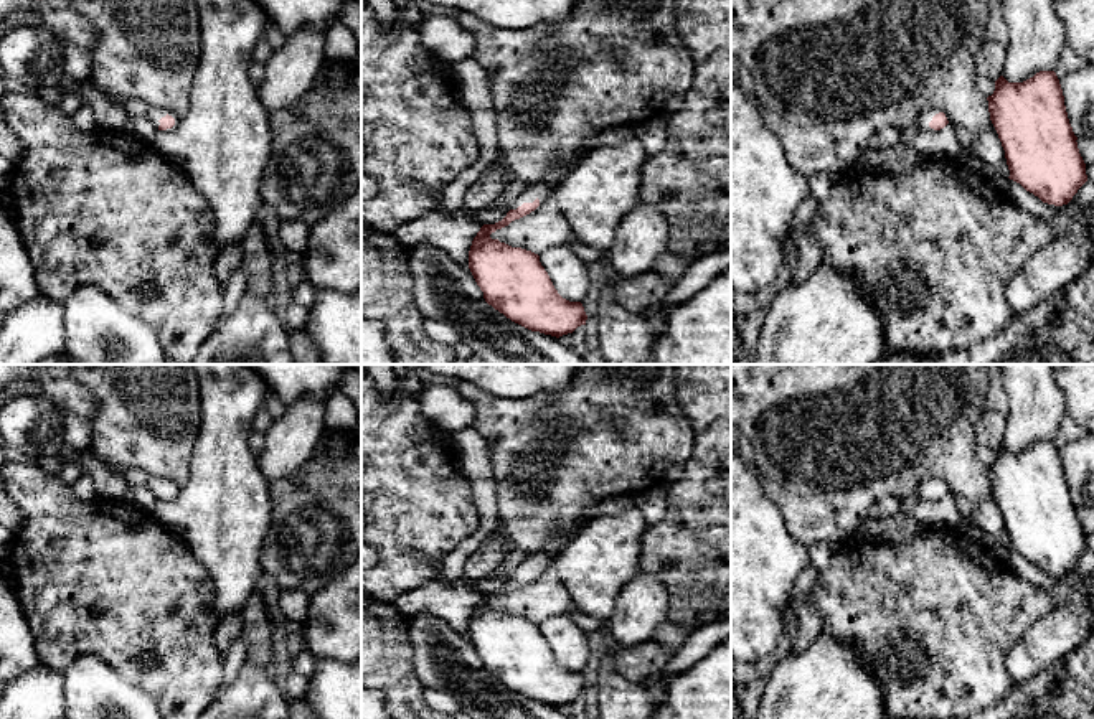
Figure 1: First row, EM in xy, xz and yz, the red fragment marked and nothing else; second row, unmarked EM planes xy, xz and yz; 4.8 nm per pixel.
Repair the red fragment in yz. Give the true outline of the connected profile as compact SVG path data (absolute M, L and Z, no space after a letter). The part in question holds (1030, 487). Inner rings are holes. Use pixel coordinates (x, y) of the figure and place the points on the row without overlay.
M1040 440L1023 452L995 450L995 460L987 467L990 490L1005 519L1010 549L1043 572L1068 574L1087 551L1086 533L1077 518L1077 506L1068 488L1064 465L1054 440Z

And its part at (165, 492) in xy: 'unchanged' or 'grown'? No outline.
grown

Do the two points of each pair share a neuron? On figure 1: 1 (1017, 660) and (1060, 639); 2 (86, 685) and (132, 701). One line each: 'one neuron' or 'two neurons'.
1: one neuron
2: one neuron

